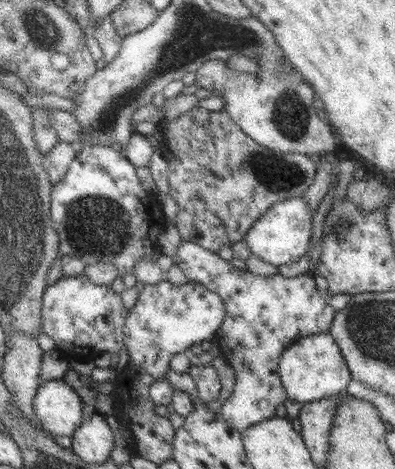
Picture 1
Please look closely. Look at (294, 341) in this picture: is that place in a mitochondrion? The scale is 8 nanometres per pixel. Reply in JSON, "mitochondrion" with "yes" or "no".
{"mitochondrion":"no"}

